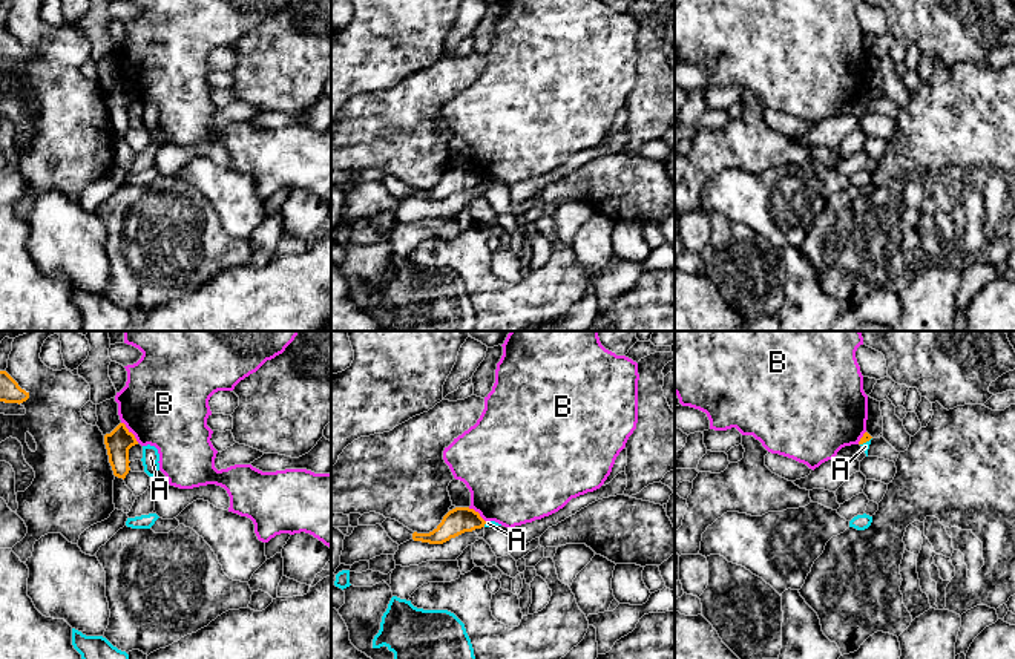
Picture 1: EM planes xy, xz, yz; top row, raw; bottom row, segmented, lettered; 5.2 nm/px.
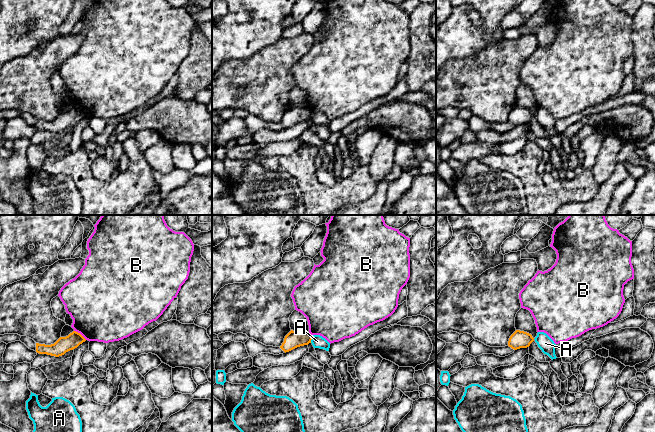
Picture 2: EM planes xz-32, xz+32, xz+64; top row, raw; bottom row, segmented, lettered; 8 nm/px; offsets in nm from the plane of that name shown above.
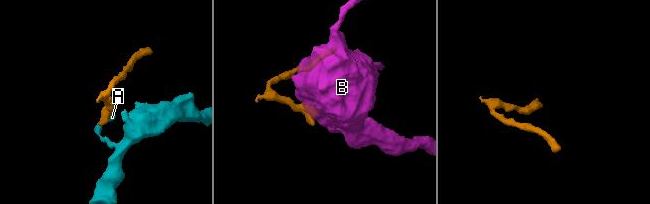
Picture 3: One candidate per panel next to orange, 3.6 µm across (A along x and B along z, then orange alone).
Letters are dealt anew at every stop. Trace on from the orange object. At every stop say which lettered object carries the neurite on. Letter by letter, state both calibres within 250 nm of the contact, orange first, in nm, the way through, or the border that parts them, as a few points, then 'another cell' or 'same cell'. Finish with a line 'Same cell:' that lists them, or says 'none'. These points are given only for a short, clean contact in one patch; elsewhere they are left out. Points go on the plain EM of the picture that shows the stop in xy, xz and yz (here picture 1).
A: 50 nm thick on the orange side, 50 nm on the other; border along yz (871, 94), (860, 101); another cell
B: 140 nm thick on the orange side, 460 nm on the other; border along xy (121, 78), (138, 98); another cell
Same cell: none

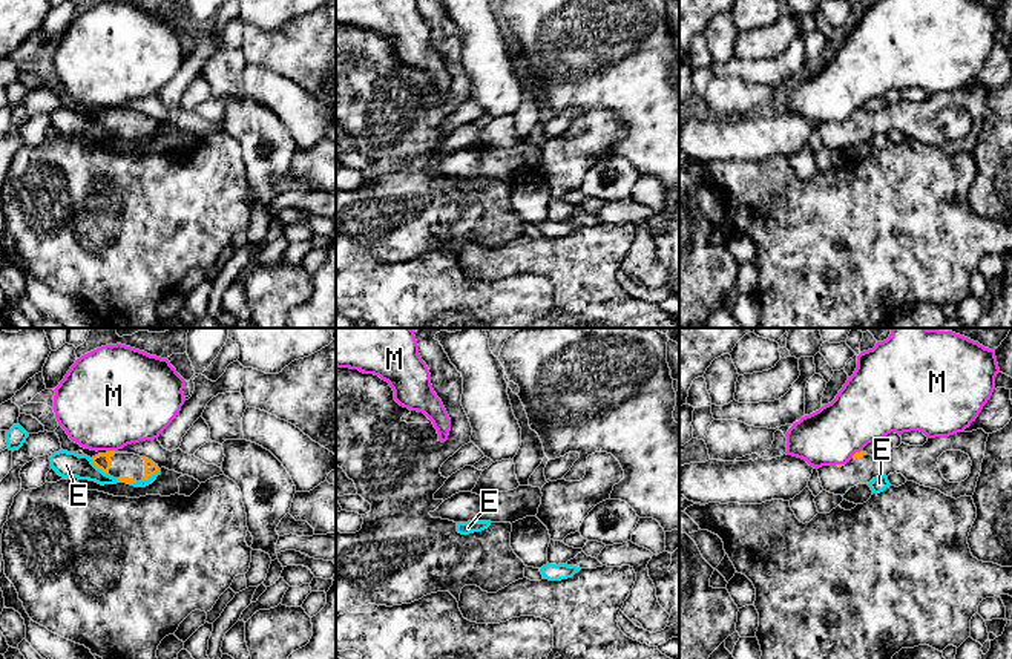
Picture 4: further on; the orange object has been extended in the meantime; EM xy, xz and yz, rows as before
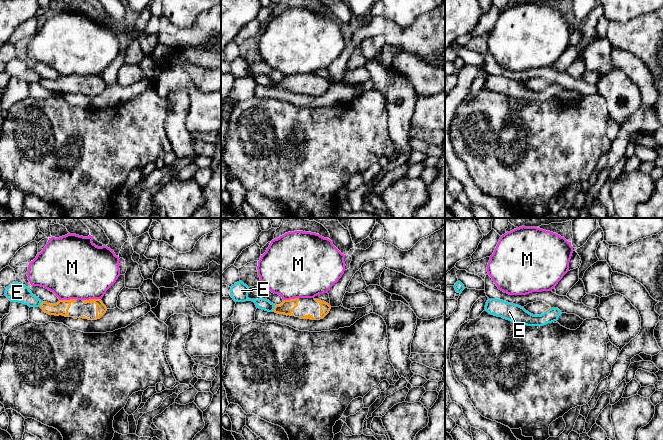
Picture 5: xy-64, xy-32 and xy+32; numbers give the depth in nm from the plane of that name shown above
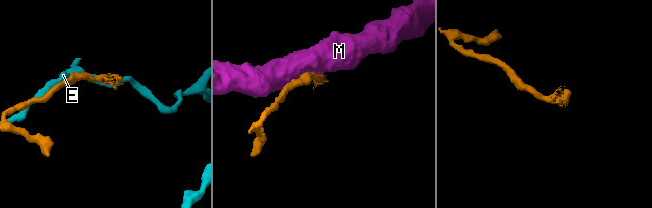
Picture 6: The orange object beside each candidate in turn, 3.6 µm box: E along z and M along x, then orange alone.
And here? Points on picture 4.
E: 80 nm thick on the orange side, 140 nm on the other; another cell
M: 80 nm thick on the orange side, 480 nm on the other; border along xy (108, 106), (114, 108); another cell
Same cell: none

